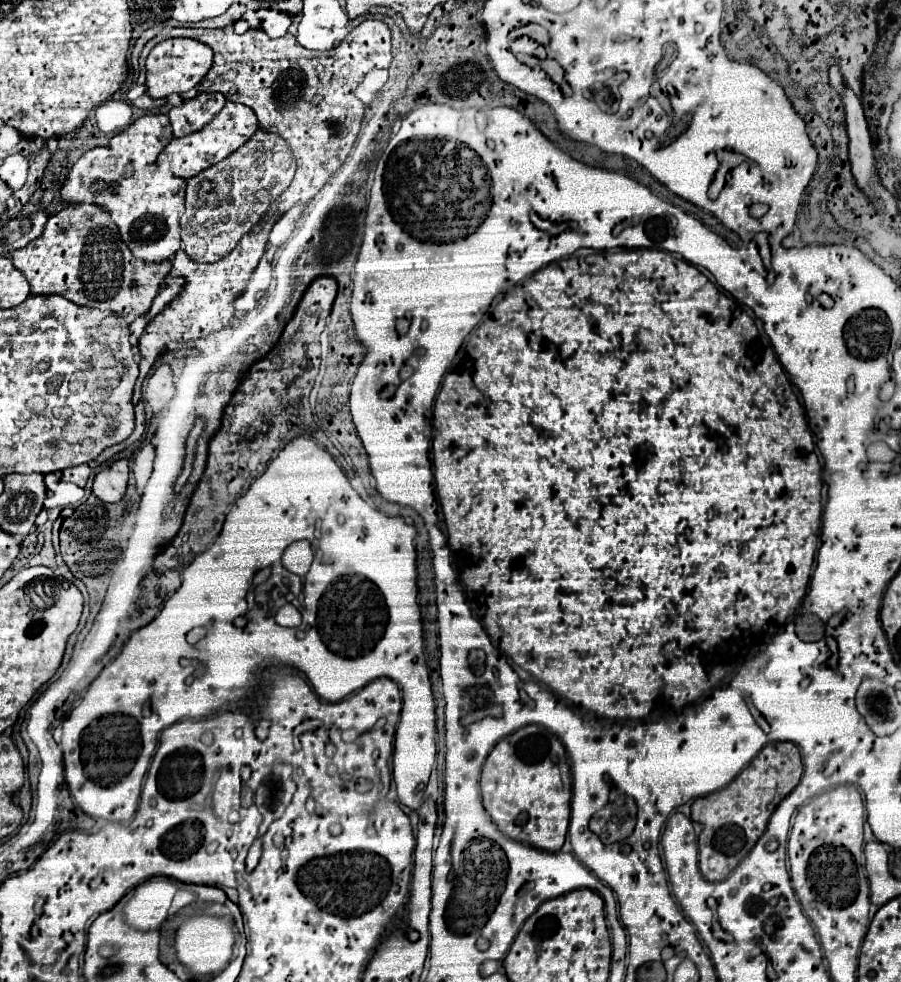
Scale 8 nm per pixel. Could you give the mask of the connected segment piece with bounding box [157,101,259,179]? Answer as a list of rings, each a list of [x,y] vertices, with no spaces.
[[[227,101],[225,107],[215,115],[215,119],[209,121],[203,129],[189,133],[185,137],[179,137],[179,139],[173,137],[171,143],[159,153],[157,165],[169,169],[175,177],[181,177],[181,179],[195,177],[201,171],[205,171],[207,167],[211,167],[213,163],[219,163],[221,159],[225,159],[227,155],[237,151],[245,141],[251,139],[251,135],[257,131],[257,127],[259,127],[257,117],[247,105]]]

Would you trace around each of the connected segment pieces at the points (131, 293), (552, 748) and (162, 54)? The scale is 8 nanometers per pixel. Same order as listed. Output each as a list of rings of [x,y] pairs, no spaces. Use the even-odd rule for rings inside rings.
[[[65,205],[65,209],[49,217],[43,233],[33,243],[29,243],[25,249],[13,251],[11,261],[15,263],[15,269],[19,269],[29,281],[31,295],[63,295],[65,299],[83,307],[113,311],[121,315],[127,323],[133,323],[139,315],[145,315],[149,311],[161,281],[167,277],[171,269],[171,261],[143,263],[133,259],[131,251],[121,241],[117,225],[111,221],[111,215],[97,205],[77,205],[77,207]]]
[[[527,725],[495,745],[483,765],[483,805],[499,831],[537,849],[559,851],[571,817],[571,769],[563,743],[539,725]]]
[[[165,39],[155,45],[147,57],[147,95],[153,99],[167,97],[171,93],[185,93],[193,89],[211,69],[213,65],[213,51],[195,39]]]

